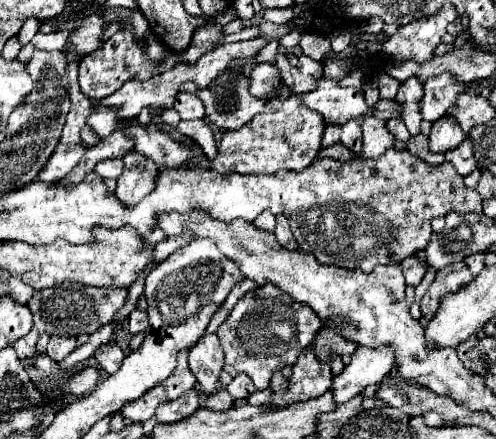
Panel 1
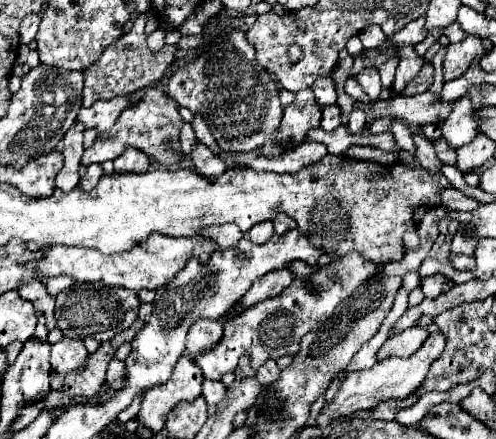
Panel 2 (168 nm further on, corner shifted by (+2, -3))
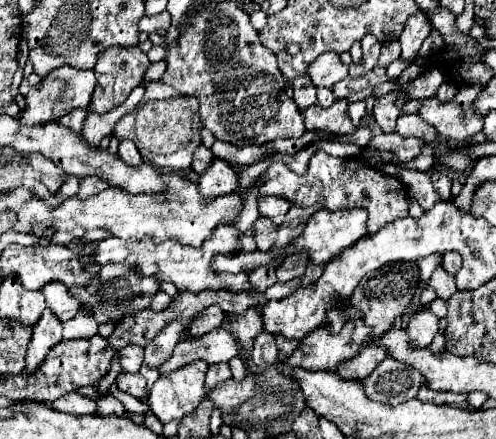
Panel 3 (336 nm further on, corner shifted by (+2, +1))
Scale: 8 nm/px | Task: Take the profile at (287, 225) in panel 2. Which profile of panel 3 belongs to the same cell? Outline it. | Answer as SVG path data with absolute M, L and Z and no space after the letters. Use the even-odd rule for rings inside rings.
M262 197L260 199L260 215L272 219L276 225L282 225L284 215L288 213L290 203L282 197Z

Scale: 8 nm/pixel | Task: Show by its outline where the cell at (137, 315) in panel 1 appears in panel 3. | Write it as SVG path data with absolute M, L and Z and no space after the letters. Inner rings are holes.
M160 291L160 293L156 293L156 297L152 299L150 309L154 309L154 311L164 311L164 309L168 309L170 303L172 303L172 297L166 295L164 291Z

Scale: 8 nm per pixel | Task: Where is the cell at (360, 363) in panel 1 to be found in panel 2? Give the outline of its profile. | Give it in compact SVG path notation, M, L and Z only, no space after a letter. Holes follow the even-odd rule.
M410 327L404 333L398 333L378 349L376 361L384 361L386 357L410 357L418 351L422 341L426 341L428 331L424 327Z

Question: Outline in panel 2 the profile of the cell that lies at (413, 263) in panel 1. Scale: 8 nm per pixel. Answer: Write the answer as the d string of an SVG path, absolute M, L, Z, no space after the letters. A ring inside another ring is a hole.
M450 217L442 219L440 235L436 237L436 241L434 241L428 257L422 261L422 265L418 269L418 275L420 277L428 277L428 275L442 273L442 275L451 278L455 284L465 283L474 279L471 271L456 271L448 263L448 251L450 251L450 241L452 241L454 229L458 229L458 221L454 221Z

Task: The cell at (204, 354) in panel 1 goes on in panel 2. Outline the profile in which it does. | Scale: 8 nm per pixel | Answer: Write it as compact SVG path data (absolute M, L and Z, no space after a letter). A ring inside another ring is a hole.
M196 321L190 327L188 341L186 341L186 353L190 357L204 353L206 349L214 349L218 341L222 339L222 321Z

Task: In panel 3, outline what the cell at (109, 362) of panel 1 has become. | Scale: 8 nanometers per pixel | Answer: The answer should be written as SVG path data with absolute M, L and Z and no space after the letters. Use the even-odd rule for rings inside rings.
M120 373L116 377L116 385L120 391L130 393L138 401L146 401L146 379L140 373Z

